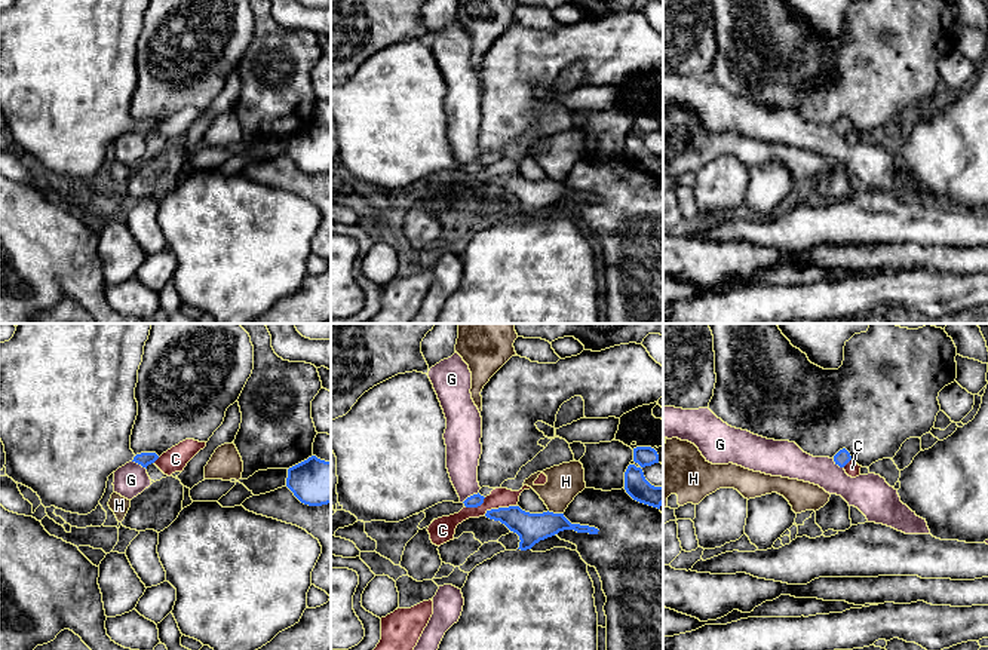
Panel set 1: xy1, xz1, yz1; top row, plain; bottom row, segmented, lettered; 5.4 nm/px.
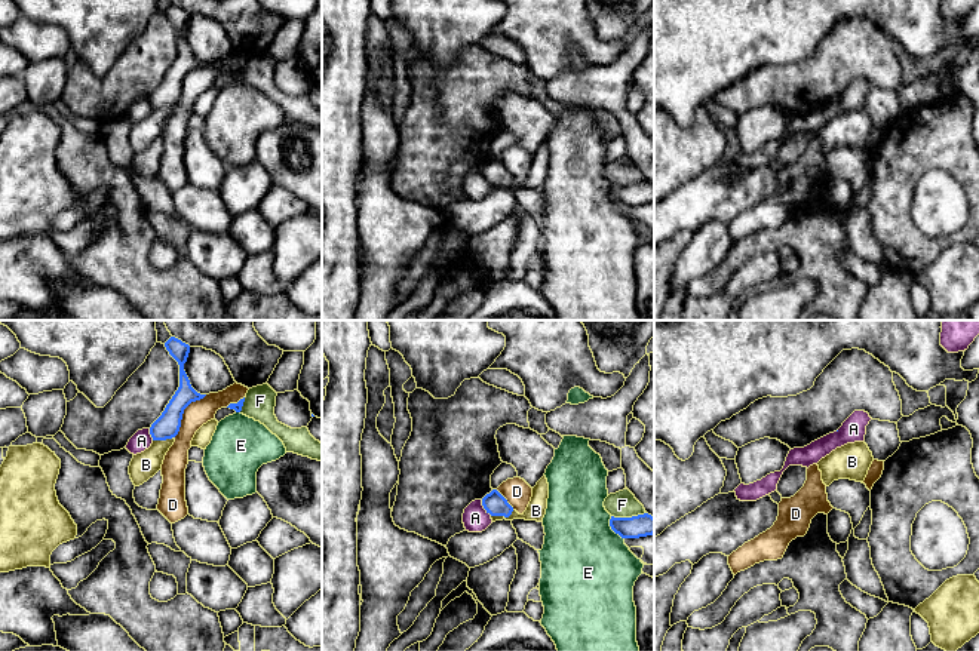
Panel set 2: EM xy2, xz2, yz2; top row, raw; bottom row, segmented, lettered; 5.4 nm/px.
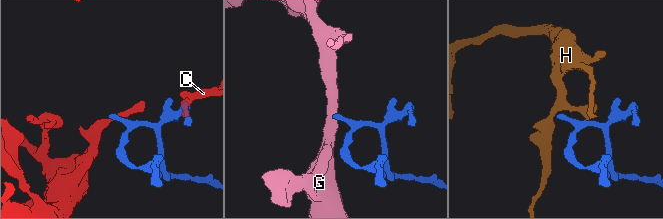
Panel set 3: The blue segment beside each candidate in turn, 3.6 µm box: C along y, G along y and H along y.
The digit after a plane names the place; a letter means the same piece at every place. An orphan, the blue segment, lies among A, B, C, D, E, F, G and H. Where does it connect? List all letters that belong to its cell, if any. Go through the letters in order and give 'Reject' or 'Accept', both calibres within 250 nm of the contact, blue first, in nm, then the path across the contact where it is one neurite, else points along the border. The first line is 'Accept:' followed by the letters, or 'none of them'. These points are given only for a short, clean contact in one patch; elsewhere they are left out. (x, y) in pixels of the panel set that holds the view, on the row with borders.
Accept: none of them
A: Reject. Thickness 120 nm (blue) against 140 nm. Boundary: xz2 (481, 500), (481, 504), (491, 515)
B: Reject. Thickness 120 nm (blue) against 110 nm. Boundary: xz2 (513, 510), (508, 516), (491, 516)
C: Reject. Thickness 160 nm (blue) against 110 nm
D: Reject. Thickness 140 nm (blue) against 140 nm
E: Reject. Thickness 120 nm (blue) against 480 nm. Boundary: xz2 (610, 516), (610, 527), (623, 539)
F: Reject. Thickness 120 nm (blue) against 140 nm
G: Reject. Thickness 70 nm (blue) against 190 nm. Boundary: xz1 (478, 491), (462, 502)
H: Reject. Thickness 160 nm (blue) against 190 nm. Boundary: xz1 (548, 511), (562, 514)

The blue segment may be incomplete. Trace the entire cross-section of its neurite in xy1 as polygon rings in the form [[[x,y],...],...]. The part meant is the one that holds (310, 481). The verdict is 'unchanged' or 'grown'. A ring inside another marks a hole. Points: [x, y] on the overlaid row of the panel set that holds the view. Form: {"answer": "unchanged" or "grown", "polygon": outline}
{"answer": "unchanged", "polygon": [[[316,456],[288,469],[286,487],[304,505],[331,503],[331,462]]]}

